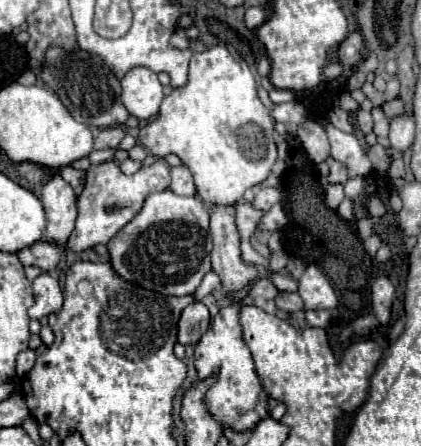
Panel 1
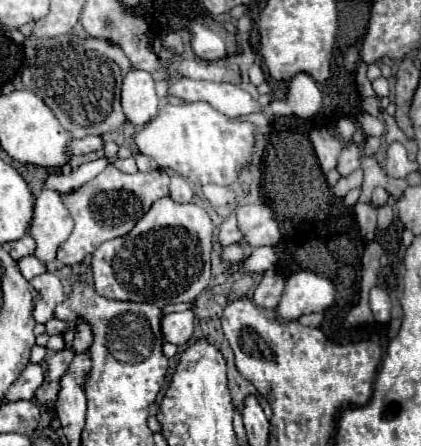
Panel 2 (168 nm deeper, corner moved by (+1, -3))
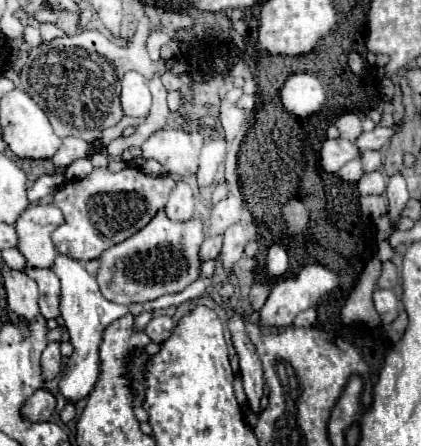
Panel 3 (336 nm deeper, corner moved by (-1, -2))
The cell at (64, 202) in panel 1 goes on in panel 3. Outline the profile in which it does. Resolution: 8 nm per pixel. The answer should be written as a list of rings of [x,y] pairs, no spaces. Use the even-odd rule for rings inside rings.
[[[38,203],[30,205],[16,221],[16,233],[18,233],[18,251],[26,257],[26,267],[52,267],[56,257],[56,247],[50,239],[52,231],[64,223],[64,217],[60,209],[52,203]]]

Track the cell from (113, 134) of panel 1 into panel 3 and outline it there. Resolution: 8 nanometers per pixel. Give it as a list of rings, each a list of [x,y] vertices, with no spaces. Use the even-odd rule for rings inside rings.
[[[66,137],[66,139],[62,139],[58,153],[52,157],[52,163],[58,167],[68,167],[72,161],[88,157],[88,153],[90,153],[90,145],[84,139]]]

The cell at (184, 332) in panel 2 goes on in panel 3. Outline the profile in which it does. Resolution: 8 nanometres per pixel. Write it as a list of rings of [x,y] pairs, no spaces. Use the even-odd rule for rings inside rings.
[[[158,315],[154,317],[146,327],[144,327],[144,333],[150,337],[152,343],[160,343],[160,341],[166,341],[170,337],[174,329],[174,319],[172,317],[164,317],[164,315]]]

